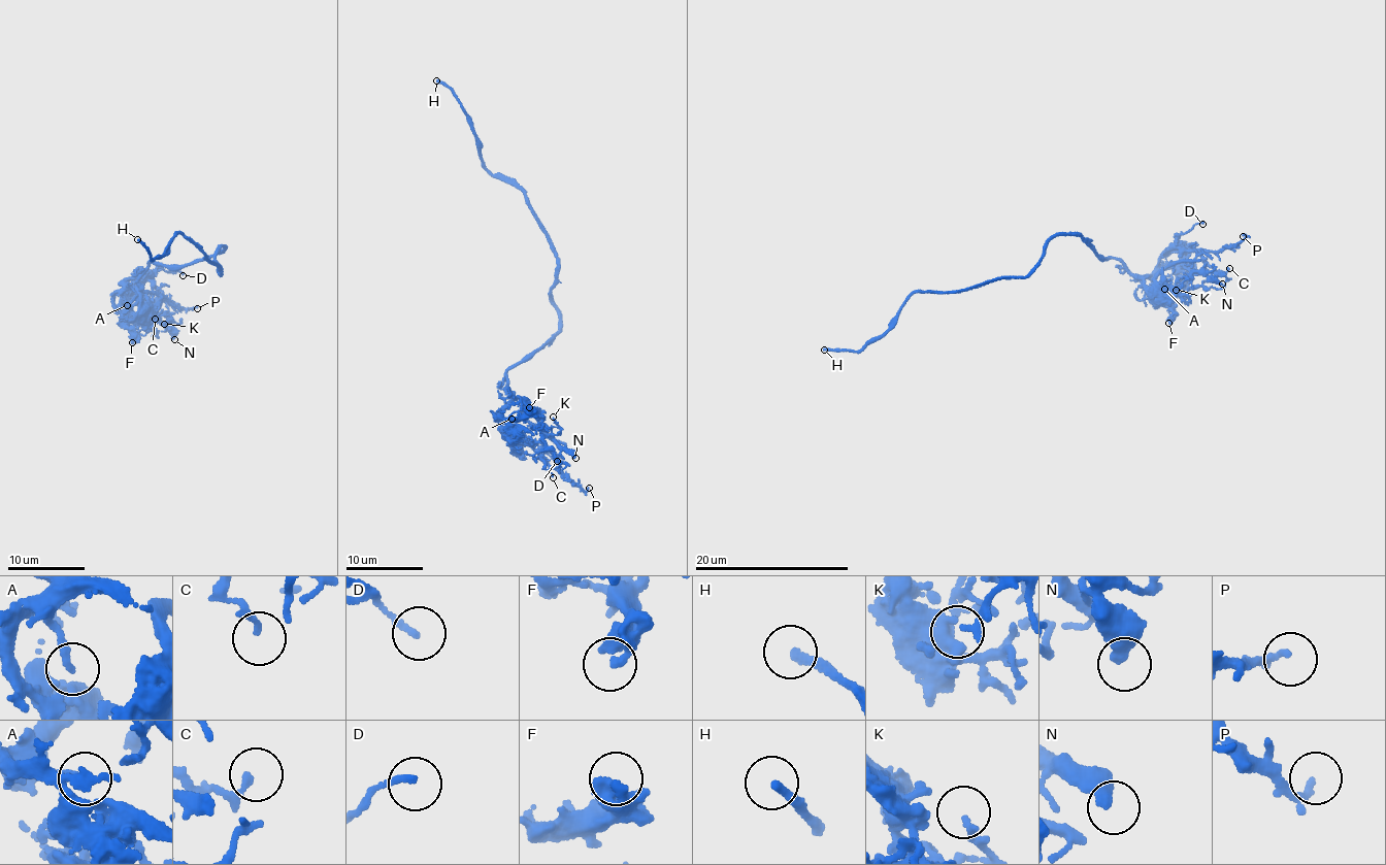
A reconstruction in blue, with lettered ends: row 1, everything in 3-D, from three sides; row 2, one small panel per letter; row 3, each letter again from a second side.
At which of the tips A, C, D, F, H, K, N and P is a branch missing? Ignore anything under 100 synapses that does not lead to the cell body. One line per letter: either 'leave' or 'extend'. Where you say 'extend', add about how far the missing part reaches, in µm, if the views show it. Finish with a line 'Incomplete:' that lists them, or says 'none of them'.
A: leave
C: leave
D: leave
F: leave
H: leave
K: leave
N: leave
P: leave
Incomplete: none of them

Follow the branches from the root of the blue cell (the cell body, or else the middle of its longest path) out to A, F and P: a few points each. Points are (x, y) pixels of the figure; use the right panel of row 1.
A: (1050, 240), (1060, 235), (1080, 236), (1101, 260), (1121, 259), (1134, 274), (1149, 276), (1164, 289)
F: (1050, 240), (1080, 236), (1101, 260), (1121, 259), (1157, 304), (1173, 312), (1168, 323)
P: (1050, 240), (1080, 236), (1101, 260), (1121, 259), (1134, 274), (1147, 277), (1181, 247), (1215, 252), (1243, 236)

